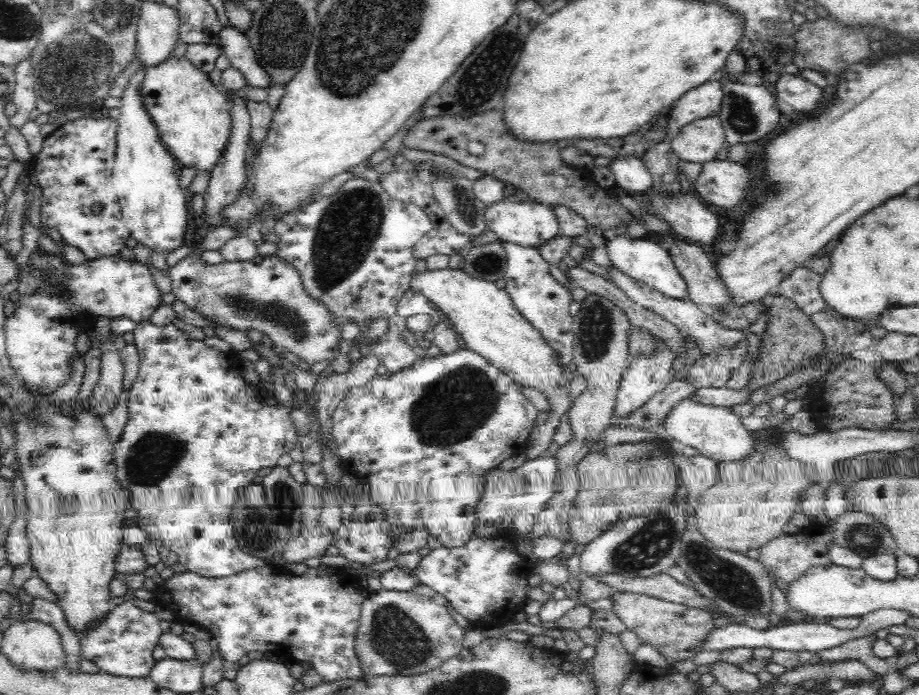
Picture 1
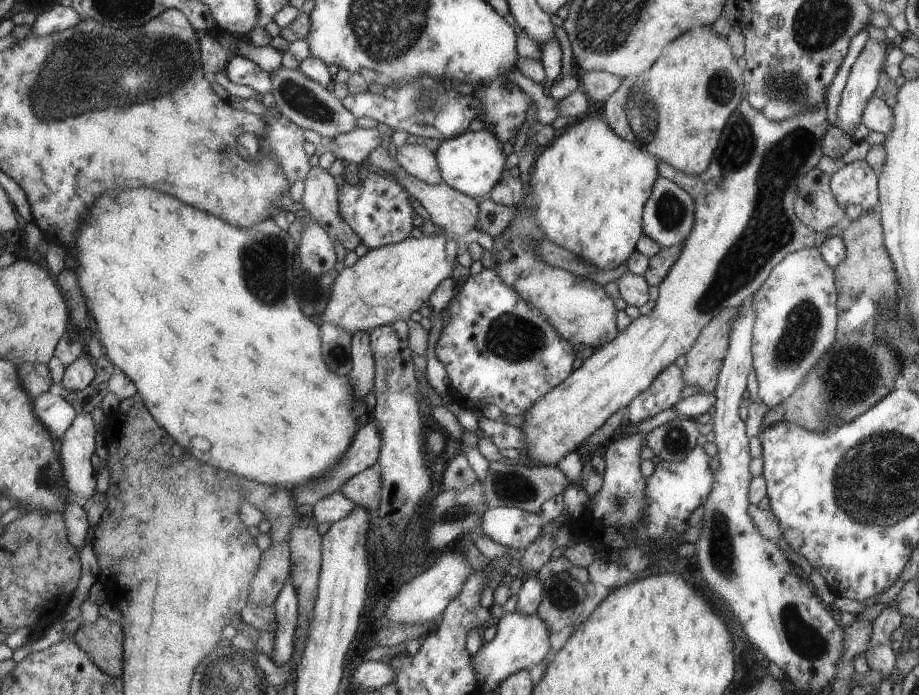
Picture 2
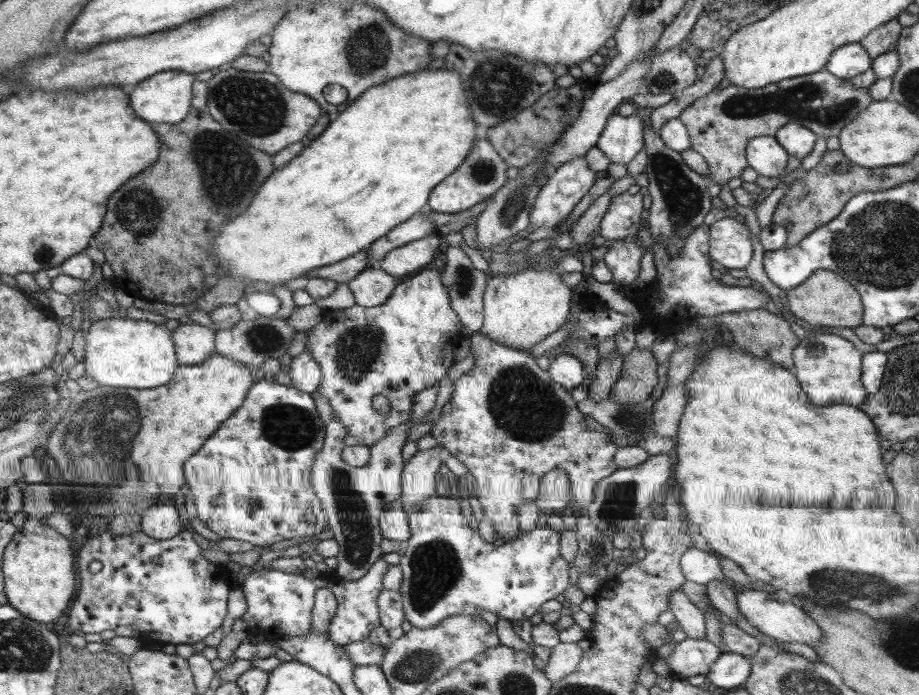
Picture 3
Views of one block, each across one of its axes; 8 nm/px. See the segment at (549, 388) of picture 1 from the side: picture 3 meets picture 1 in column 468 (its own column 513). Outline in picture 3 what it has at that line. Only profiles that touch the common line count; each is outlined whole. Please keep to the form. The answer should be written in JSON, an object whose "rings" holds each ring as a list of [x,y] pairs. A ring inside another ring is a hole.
{"rings":[[[555,266],[491,278],[482,296],[483,323],[478,332],[505,348],[525,353],[548,334],[559,330],[568,320],[571,296],[575,296],[575,292],[561,282],[561,274],[561,268]]]}

